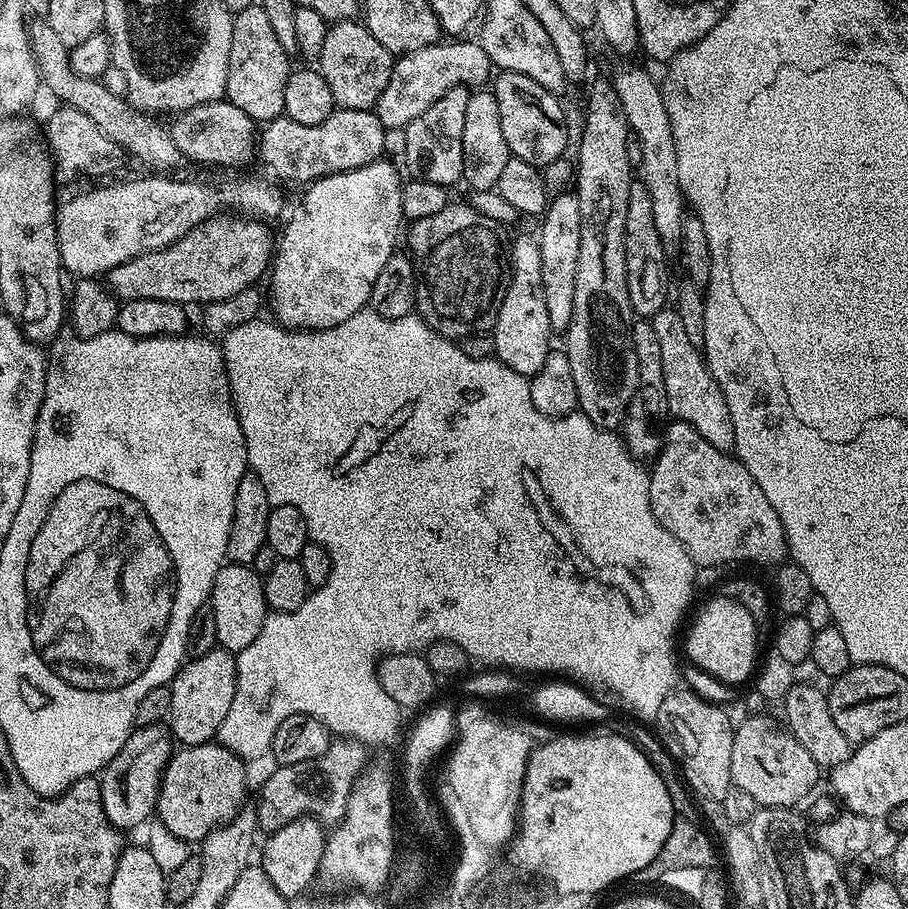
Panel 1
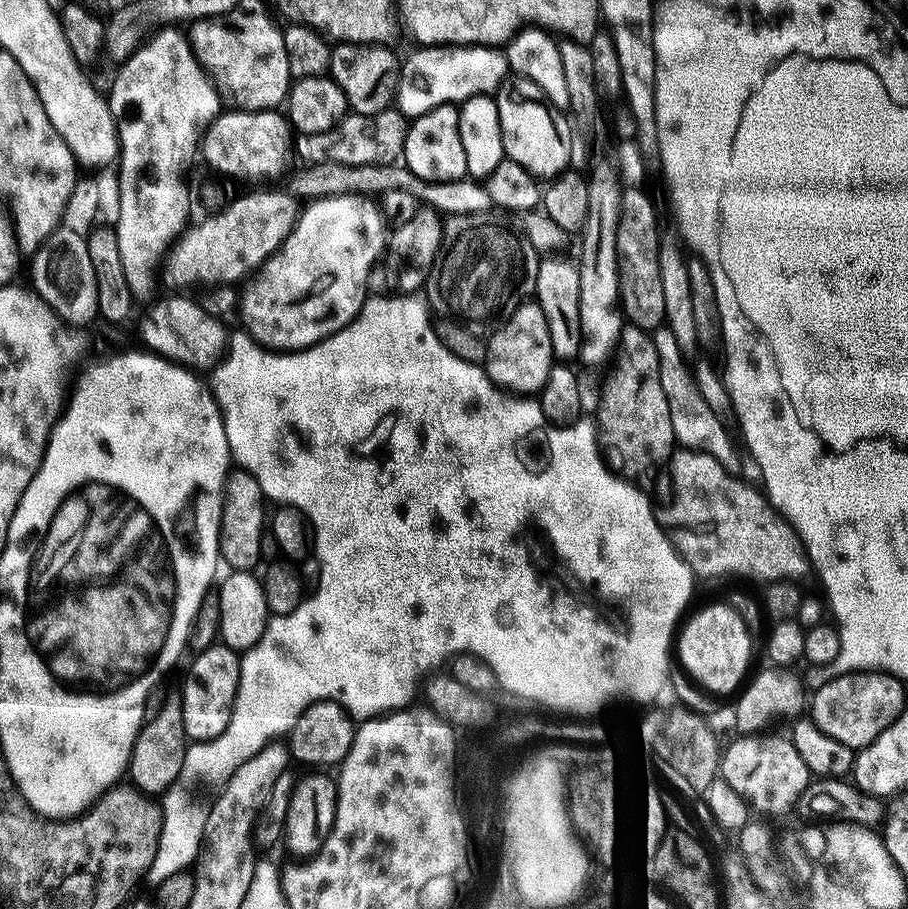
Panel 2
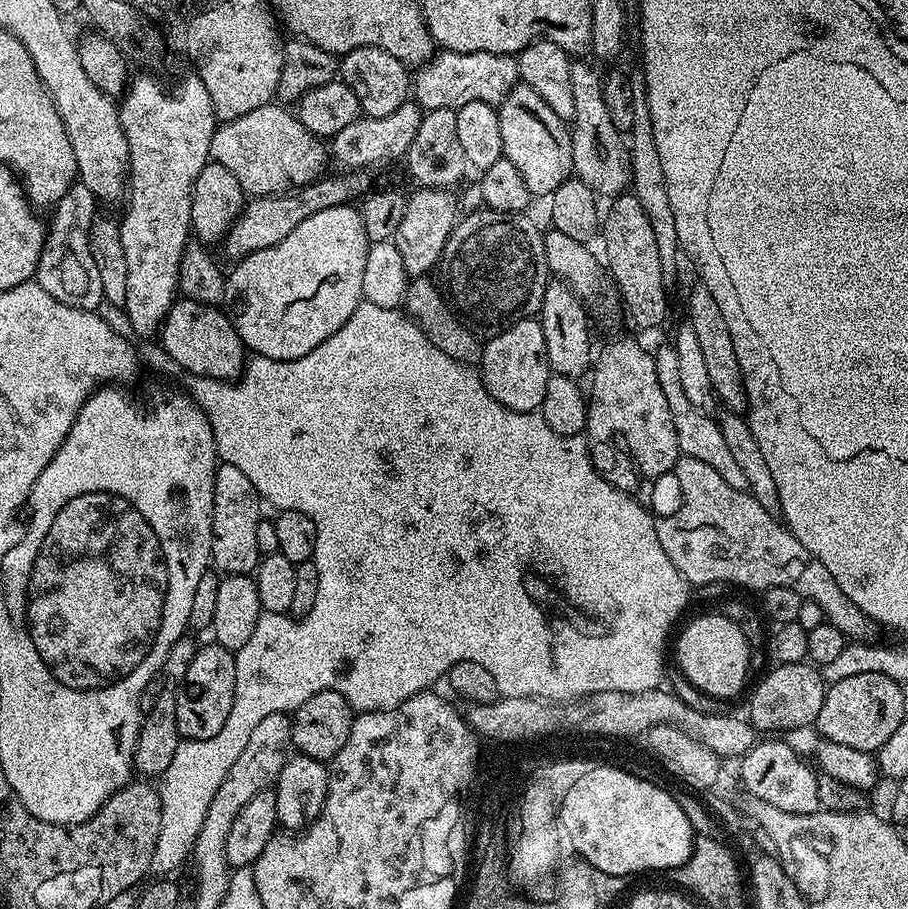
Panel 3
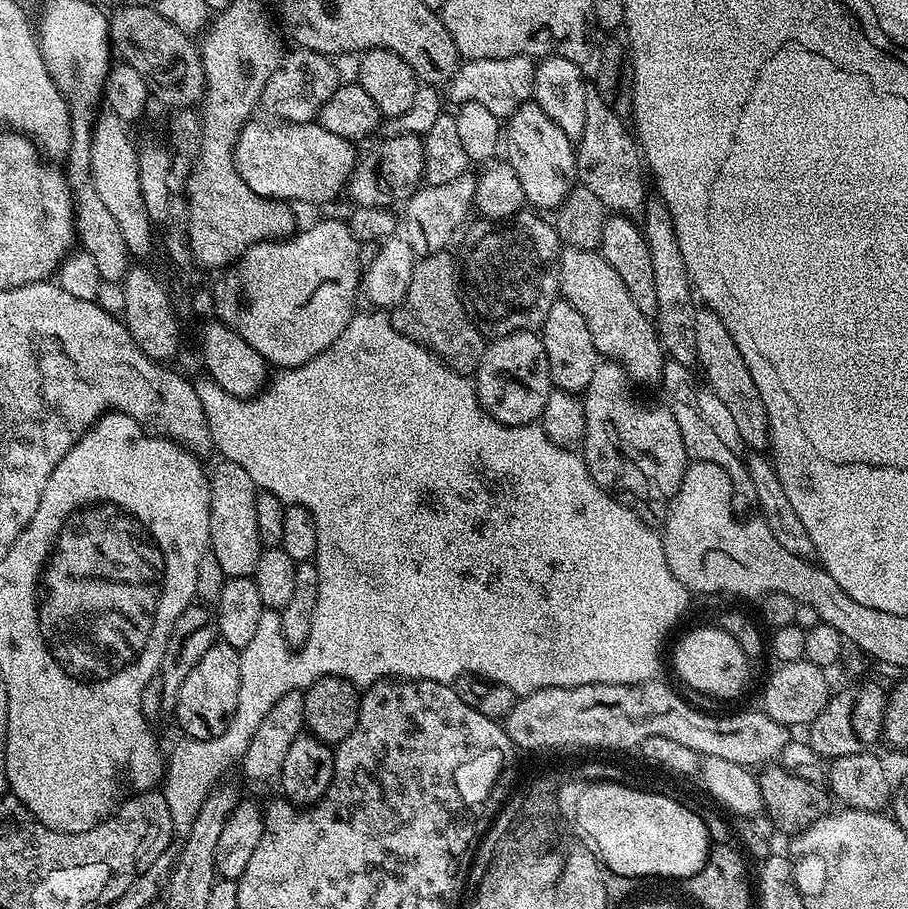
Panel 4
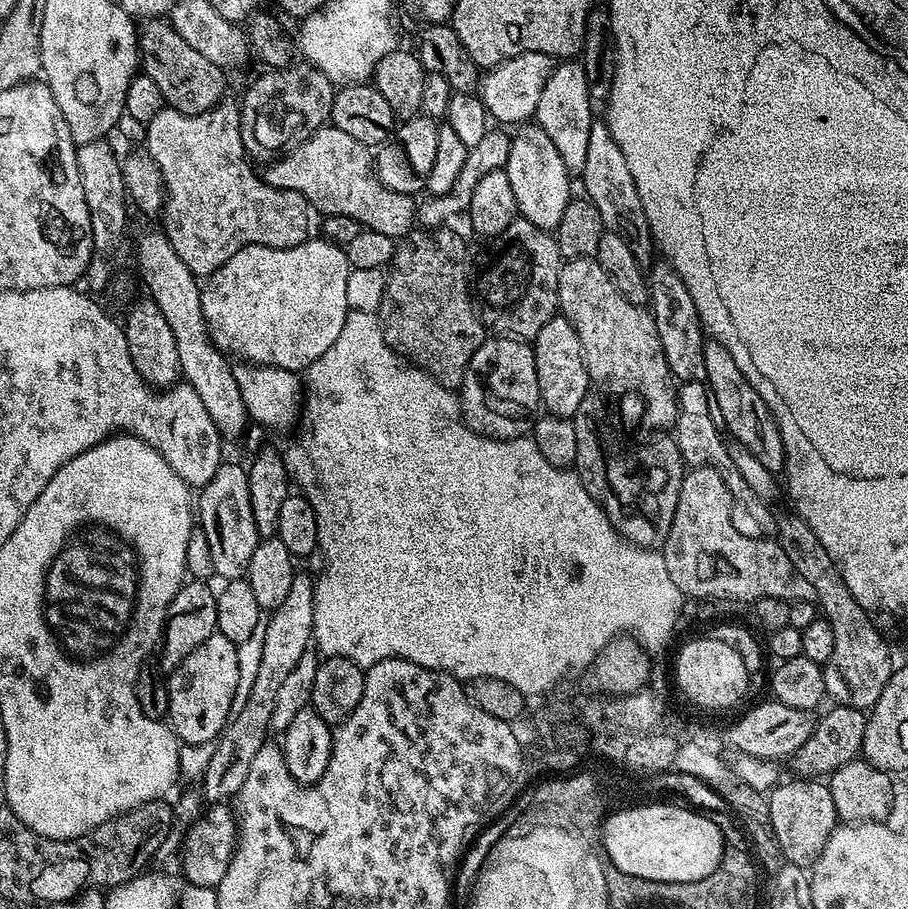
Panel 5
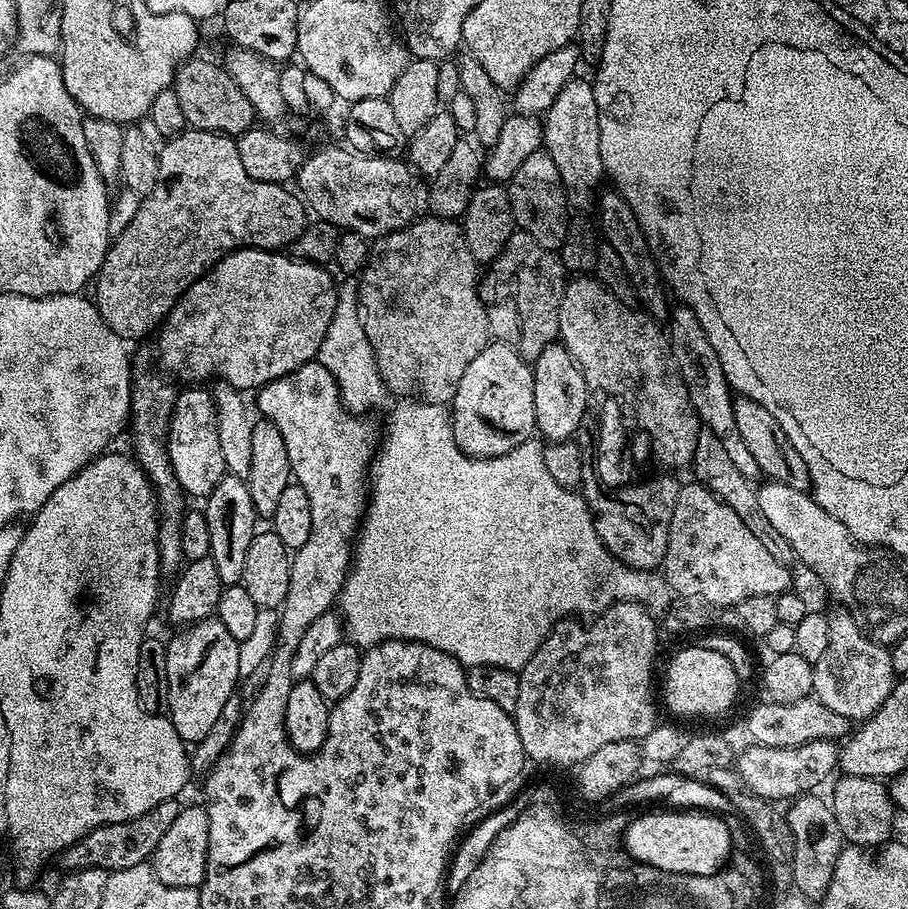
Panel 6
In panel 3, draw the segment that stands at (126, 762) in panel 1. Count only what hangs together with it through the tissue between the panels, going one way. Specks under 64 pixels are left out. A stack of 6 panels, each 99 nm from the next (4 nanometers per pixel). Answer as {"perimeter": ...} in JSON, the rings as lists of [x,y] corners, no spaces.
{"perimeter":[[[185,634],[180,637],[178,642],[174,642],[174,646],[170,646],[170,654],[166,658],[162,669],[162,687],[158,702],[154,702],[154,710],[150,710],[150,714],[146,714],[140,721],[140,733],[136,739],[136,751],[134,753],[134,768],[137,773],[140,772],[141,777],[159,778],[164,775],[166,766],[170,766],[171,760],[174,758],[174,750],[178,750],[178,746],[182,742],[180,731],[178,730],[178,702],[176,694],[180,691],[180,685],[186,678],[186,670],[190,670],[190,662],[194,662],[197,641],[191,640],[191,635]]]}

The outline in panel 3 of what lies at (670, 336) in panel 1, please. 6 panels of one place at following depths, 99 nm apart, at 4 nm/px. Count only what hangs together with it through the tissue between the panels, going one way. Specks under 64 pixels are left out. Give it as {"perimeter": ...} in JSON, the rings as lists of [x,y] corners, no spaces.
{"perimeter":[[[672,346],[655,349],[654,359],[658,370],[658,386],[662,386],[662,394],[666,394],[666,402],[670,405],[670,414],[674,418],[674,430],[678,434],[678,446],[683,455],[690,458],[698,458],[698,462],[706,462],[706,466],[714,466],[730,486],[739,492],[748,491],[748,479],[742,474],[738,461],[730,455],[730,446],[722,438],[722,430],[719,423],[709,413],[696,408],[686,398],[682,390],[681,375],[678,374],[678,354]]]}

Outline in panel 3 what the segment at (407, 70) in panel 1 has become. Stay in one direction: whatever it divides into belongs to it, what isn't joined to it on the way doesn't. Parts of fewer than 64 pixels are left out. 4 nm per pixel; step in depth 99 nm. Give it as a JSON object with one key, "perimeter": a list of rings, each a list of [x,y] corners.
{"perimeter":[[[441,51],[427,66],[414,76],[414,100],[421,109],[461,108],[466,102],[486,102],[496,106],[505,100],[508,91],[520,80],[518,60],[515,55],[499,56],[489,52]]]}

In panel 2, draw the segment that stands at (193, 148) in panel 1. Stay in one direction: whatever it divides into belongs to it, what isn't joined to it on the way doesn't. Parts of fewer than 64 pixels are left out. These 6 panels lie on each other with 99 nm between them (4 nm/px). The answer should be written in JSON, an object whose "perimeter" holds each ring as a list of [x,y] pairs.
{"perimeter":[[[224,110],[203,129],[202,156],[204,152],[205,162],[224,176],[237,176],[240,180],[268,180],[271,176],[285,175],[284,167],[288,164],[288,156],[290,160],[293,142],[293,129],[279,111]]]}

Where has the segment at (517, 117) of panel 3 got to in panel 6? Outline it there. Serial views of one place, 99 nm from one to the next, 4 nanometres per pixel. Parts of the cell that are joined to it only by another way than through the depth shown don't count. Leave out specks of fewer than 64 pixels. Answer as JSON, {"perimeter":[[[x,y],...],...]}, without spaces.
{"perimeter":[[[547,151],[534,152],[521,162],[510,181],[510,199],[515,223],[519,227],[521,224],[524,227],[521,229],[533,240],[539,242],[542,247],[559,249],[560,245],[564,243],[564,233],[567,232],[569,225],[569,221],[564,220],[566,196],[561,188],[558,170]]]}

